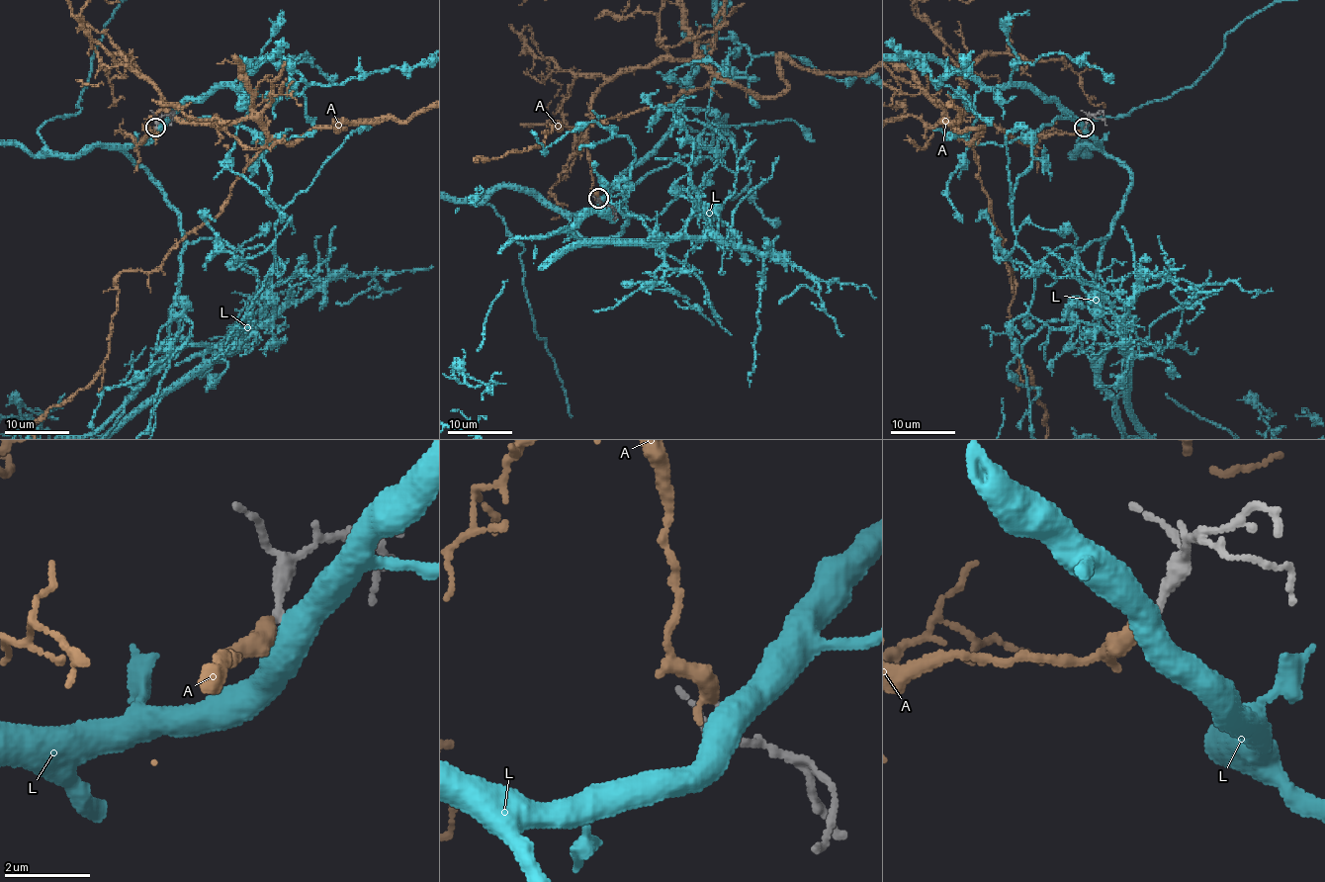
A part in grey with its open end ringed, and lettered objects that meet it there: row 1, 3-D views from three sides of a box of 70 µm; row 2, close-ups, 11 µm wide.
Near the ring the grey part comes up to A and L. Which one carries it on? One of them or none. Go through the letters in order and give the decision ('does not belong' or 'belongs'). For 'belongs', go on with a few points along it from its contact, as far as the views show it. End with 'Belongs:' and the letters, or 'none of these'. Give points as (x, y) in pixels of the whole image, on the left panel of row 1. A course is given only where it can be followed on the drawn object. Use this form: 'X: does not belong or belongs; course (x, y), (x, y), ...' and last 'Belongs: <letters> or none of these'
A: belongs
L: does not belong
Belongs: A

